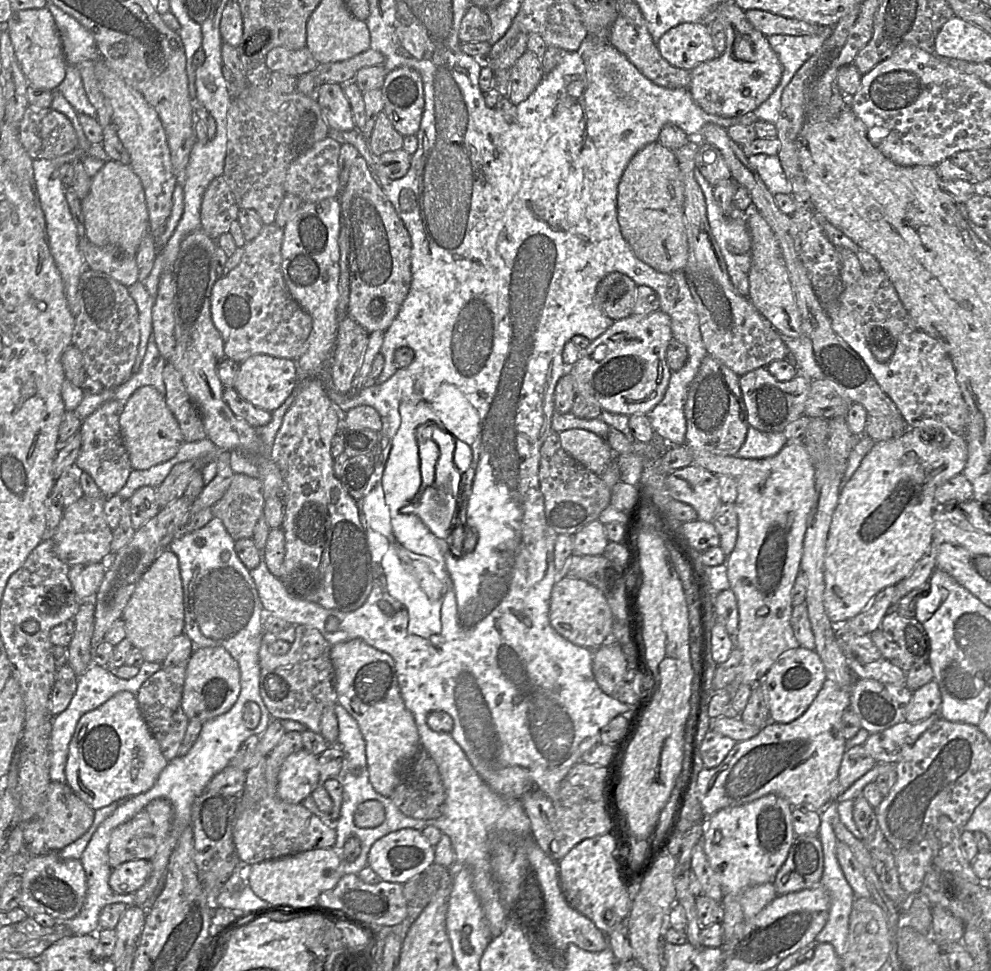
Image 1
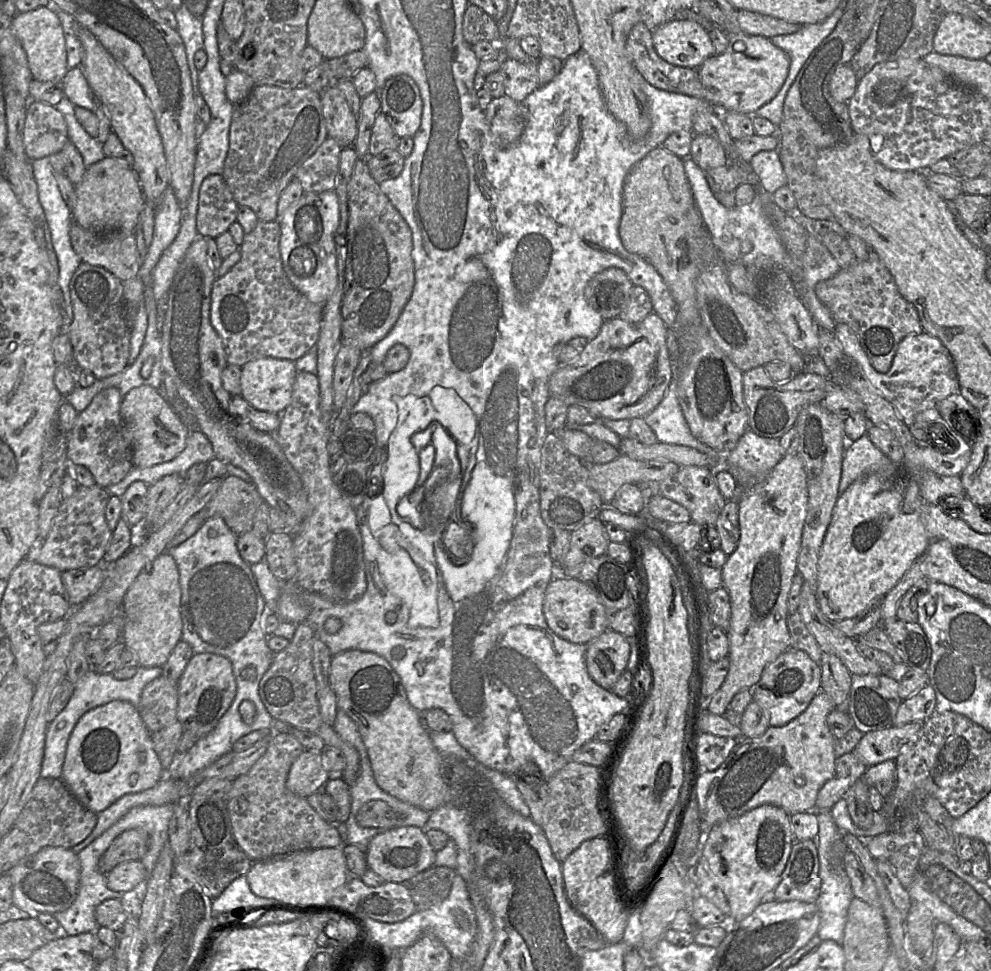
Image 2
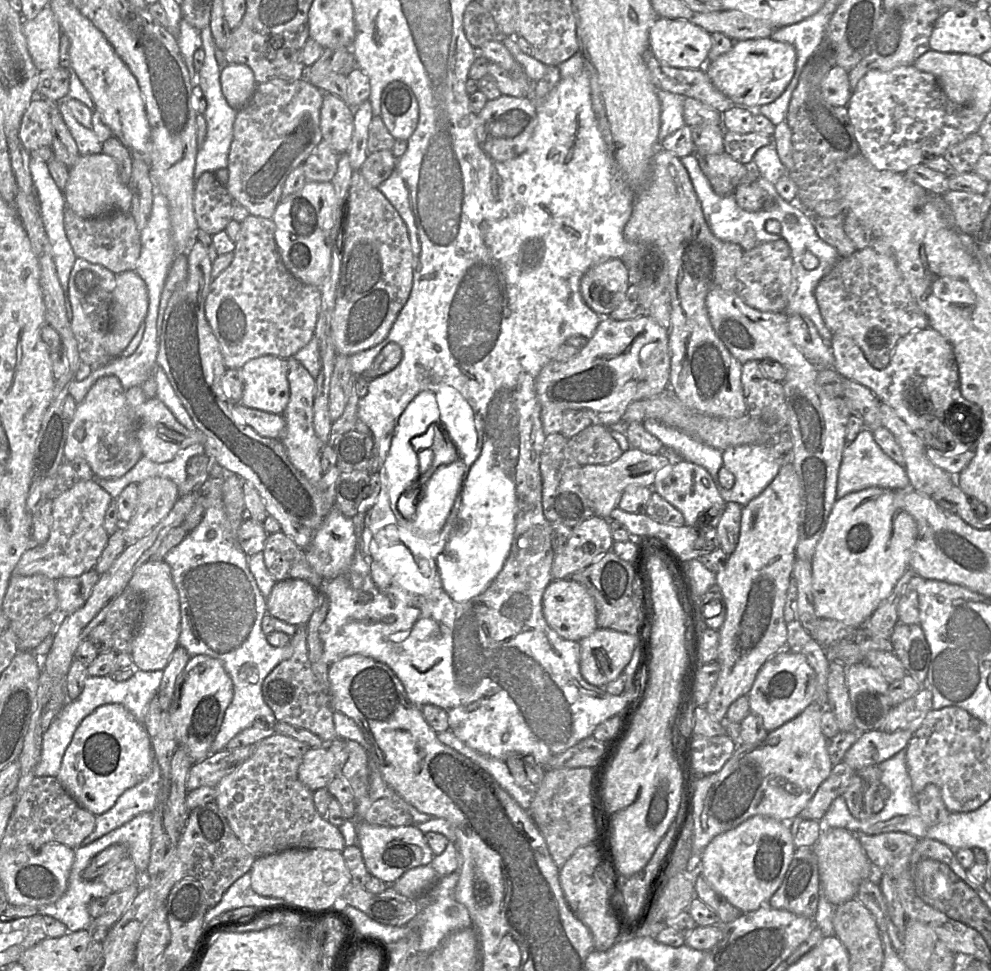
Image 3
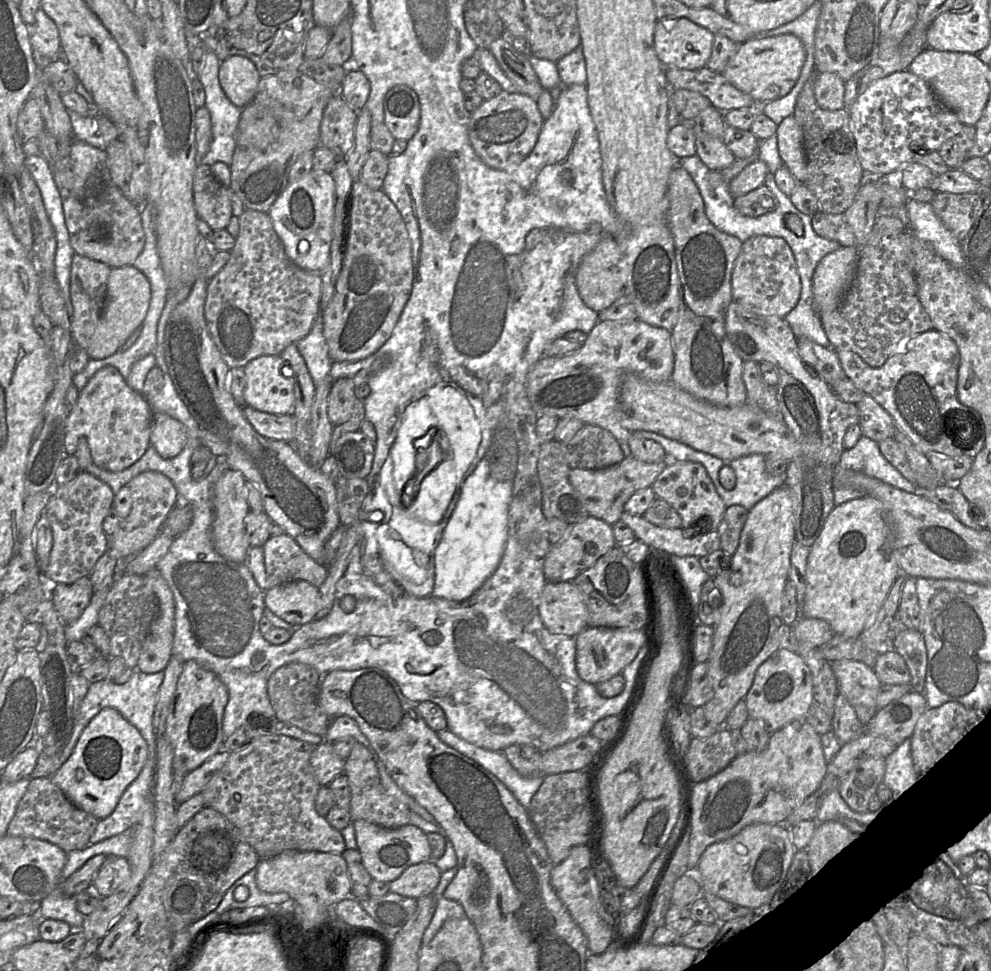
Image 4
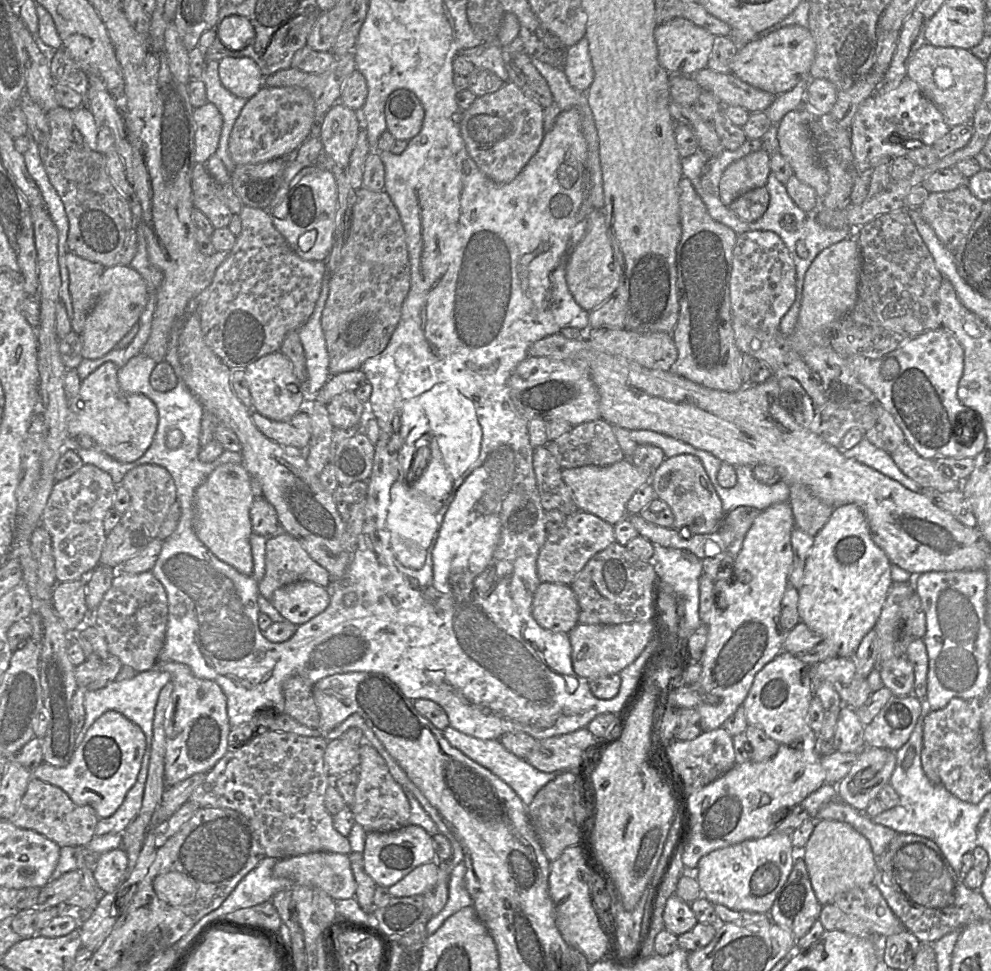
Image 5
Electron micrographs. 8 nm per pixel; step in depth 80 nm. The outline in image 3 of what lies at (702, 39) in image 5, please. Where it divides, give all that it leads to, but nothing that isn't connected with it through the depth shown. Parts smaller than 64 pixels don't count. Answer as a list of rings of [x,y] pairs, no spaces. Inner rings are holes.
[[[658,17],[649,32],[649,50],[670,67],[704,69],[711,48],[711,34],[685,19]]]

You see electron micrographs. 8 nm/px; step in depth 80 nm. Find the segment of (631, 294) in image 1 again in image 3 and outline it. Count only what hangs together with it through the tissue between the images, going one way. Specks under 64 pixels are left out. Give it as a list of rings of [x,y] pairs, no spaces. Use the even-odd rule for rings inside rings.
[[[612,258],[587,269],[580,282],[580,292],[596,314],[609,317],[625,299],[629,285],[627,265],[622,259]]]

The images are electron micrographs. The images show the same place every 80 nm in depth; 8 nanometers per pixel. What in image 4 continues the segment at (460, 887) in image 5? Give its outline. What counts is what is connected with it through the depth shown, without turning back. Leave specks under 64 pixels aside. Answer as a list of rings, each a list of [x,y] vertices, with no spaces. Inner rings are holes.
[[[456,866],[441,874],[440,882],[432,893],[437,900],[436,910],[423,934],[422,945],[428,944],[435,937],[446,920],[466,917],[465,910],[460,903],[447,899],[444,896],[446,888],[452,882],[457,872],[458,867]]]

